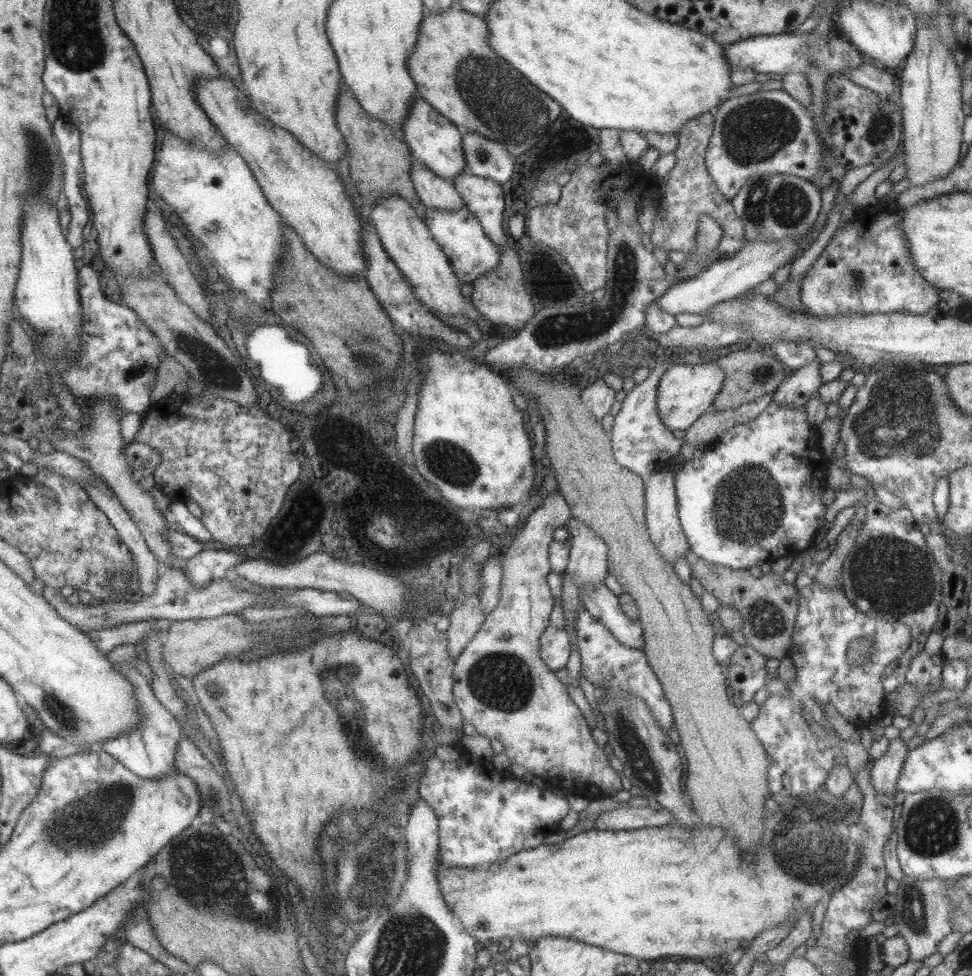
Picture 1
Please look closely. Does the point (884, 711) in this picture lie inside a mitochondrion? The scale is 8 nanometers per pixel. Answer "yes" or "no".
no

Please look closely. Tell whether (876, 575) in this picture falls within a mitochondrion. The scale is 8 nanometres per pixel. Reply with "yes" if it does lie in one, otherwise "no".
yes

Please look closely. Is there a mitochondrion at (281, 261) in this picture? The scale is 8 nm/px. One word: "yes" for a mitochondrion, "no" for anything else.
no

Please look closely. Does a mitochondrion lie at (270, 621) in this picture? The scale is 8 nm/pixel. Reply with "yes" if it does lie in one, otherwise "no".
no

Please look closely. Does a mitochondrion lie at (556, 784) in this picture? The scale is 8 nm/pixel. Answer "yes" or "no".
no

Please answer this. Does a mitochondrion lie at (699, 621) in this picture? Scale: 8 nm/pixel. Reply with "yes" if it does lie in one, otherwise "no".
no

